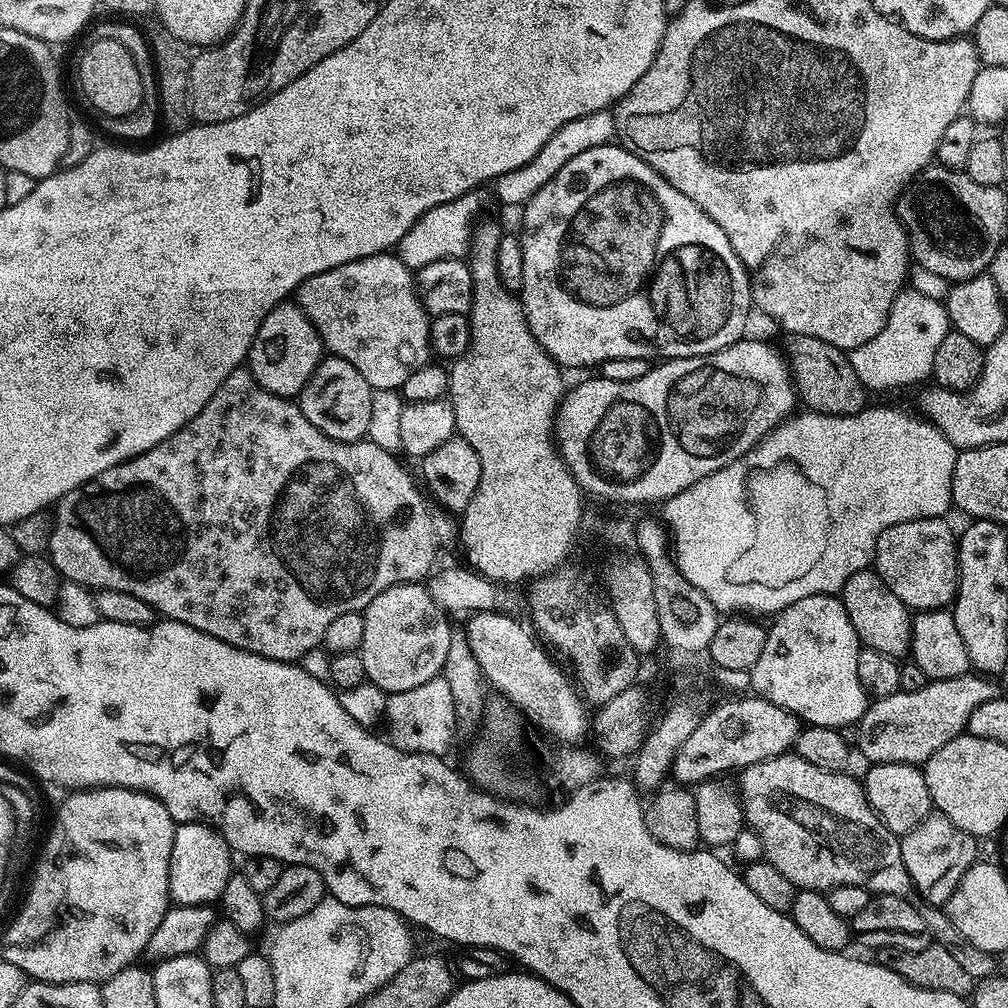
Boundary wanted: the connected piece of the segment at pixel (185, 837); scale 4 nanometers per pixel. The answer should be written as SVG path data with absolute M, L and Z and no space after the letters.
M193 822L179 825L174 834L174 850L170 850L170 882L168 894L173 905L215 905L226 890L226 882L234 874L234 853L215 828Z

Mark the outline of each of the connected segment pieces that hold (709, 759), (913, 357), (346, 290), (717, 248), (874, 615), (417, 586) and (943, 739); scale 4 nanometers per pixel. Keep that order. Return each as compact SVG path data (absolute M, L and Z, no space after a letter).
M755 694L747 695L741 700L728 700L717 708L716 705L709 707L704 713L702 722L698 722L698 730L682 742L672 762L670 776L677 785L695 786L724 774L720 772L749 768L752 764L783 756L795 745L801 721L782 710L782 706L774 706L774 702Z
M903 288L891 304L886 325L868 342L849 351L854 374L872 392L892 392L895 388L908 388L931 377L935 351L950 331L947 307L928 294Z
M379 252L370 258L358 258L342 266L334 266L334 270L324 270L300 284L294 300L318 330L325 349L331 355L350 362L374 390L399 390L410 374L429 363L428 354L432 347L430 313L424 308L413 269L403 264L399 255Z
M613 142L594 146L594 150L582 150L578 158L570 158L534 198L523 205L524 232L519 233L524 258L522 286L518 293L524 306L532 333L542 347L556 360L557 364L568 368L584 368L587 364L599 366L614 358L642 358L649 362L677 360L687 356L705 356L722 350L745 335L744 327L748 324L748 315L754 312L752 303L752 282L743 262L734 254L730 238L722 234L722 226L707 216L701 208L694 206L682 190L674 190L662 174L658 174L642 158L619 143Z
M871 567L863 568L858 574L850 574L838 595L844 604L846 618L850 618L850 626L854 626L854 634L858 634L863 647L893 658L903 657L909 651L912 642L910 610Z
M420 582L396 584L378 594L363 611L365 637L359 650L365 677L387 694L414 689L430 678L439 675L452 645L454 630L450 628L449 615L437 604L431 592Z
M969 674L933 680L922 690L899 691L873 699L858 722L858 749L869 765L886 762L923 765L934 750L942 750L946 742L965 735L970 714L974 714L977 706L1001 696L1002 688L992 680L995 679L984 674Z

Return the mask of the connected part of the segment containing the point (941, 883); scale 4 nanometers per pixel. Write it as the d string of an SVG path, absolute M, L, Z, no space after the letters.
M930 814L921 824L914 826L914 830L903 833L900 836L902 862L906 866L906 874L910 874L912 879L915 895L917 897L920 895L925 900L923 903L928 906L947 905L954 890L958 890L958 882L962 882L966 870L970 870L970 866L977 863L976 844L978 844L977 837L966 834L966 830L958 830L958 826L950 822L950 818L939 814Z

